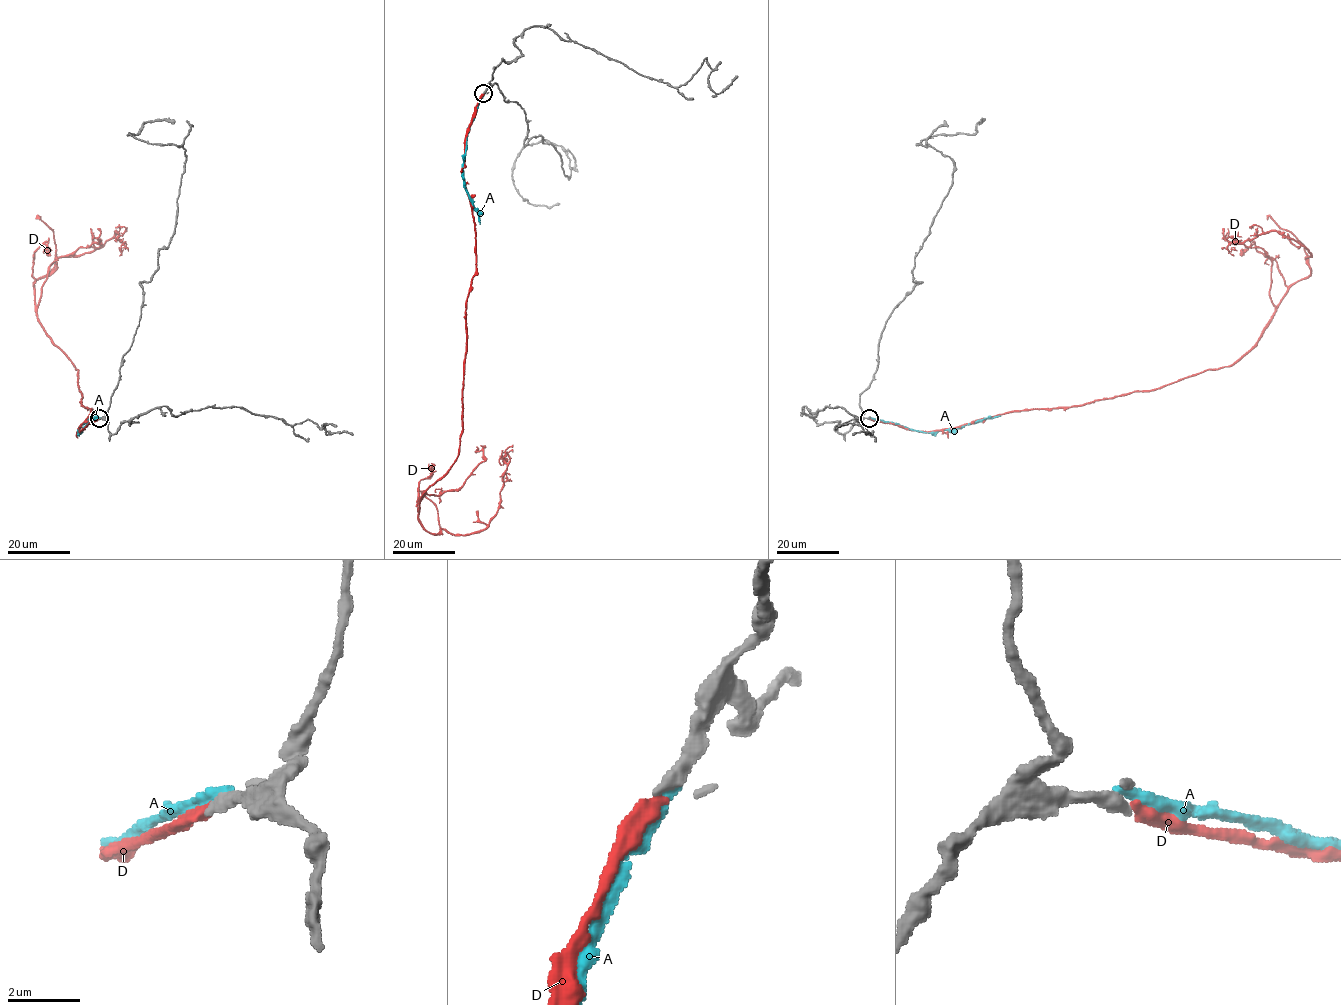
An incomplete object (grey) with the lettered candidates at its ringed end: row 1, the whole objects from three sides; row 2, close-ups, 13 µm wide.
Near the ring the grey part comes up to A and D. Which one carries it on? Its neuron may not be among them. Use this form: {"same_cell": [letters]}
{"same_cell": ["D"]}

